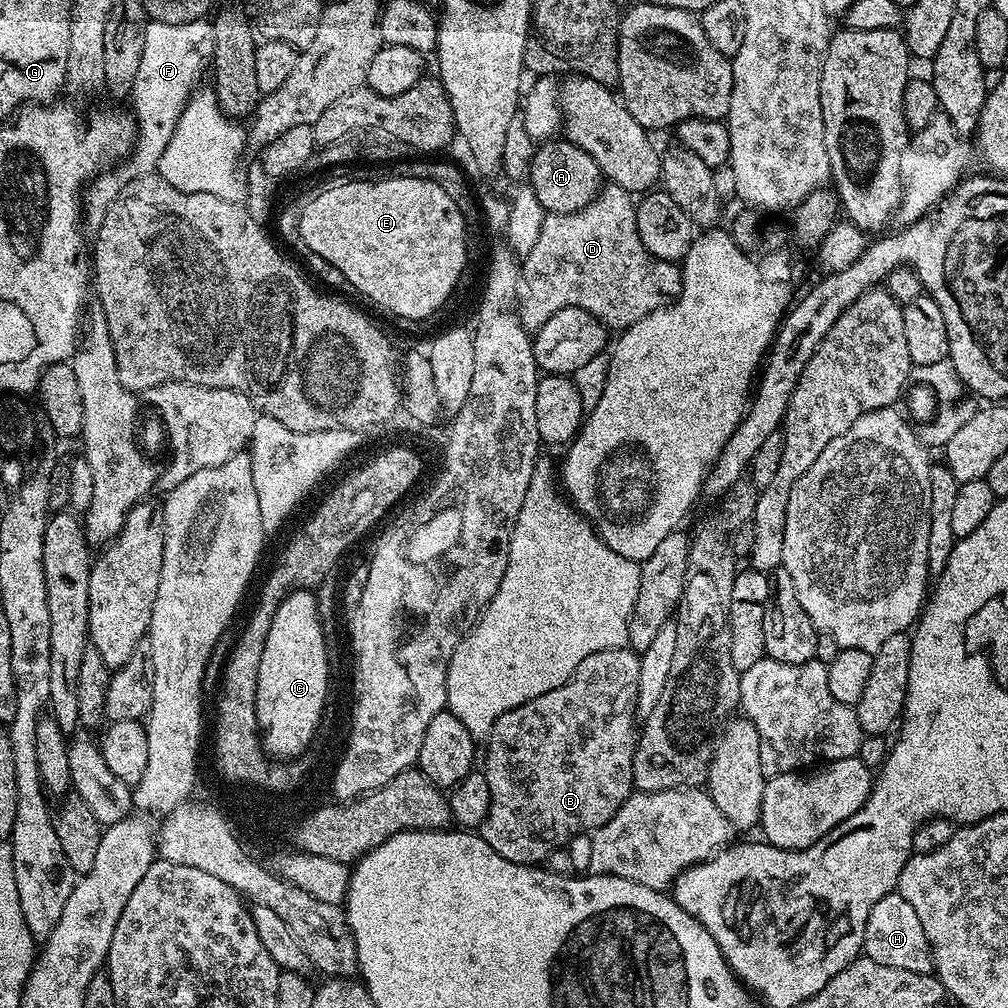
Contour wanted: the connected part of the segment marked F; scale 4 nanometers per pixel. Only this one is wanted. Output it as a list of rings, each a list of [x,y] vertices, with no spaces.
[[[207,19],[185,24],[154,20],[146,26],[142,59],[130,97],[130,111],[136,121],[136,143],[130,155],[117,163],[120,164],[117,168],[109,167],[101,171],[85,187],[82,193],[82,220],[89,233],[95,234],[100,229],[102,218],[106,218],[106,210],[110,210],[110,202],[118,198],[118,190],[122,190],[126,182],[139,176],[151,176],[159,169],[162,150],[166,150],[182,110],[201,83],[199,80],[209,71],[213,54],[214,30]]]

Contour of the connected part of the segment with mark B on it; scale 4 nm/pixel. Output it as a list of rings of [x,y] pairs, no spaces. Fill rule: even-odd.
[[[611,648],[610,650],[598,650],[598,654],[590,654],[578,662],[574,674],[562,686],[554,690],[546,690],[538,698],[518,706],[514,710],[506,710],[494,722],[494,726],[488,731],[486,743],[482,748],[483,774],[486,776],[487,785],[490,786],[490,806],[485,820],[478,828],[478,835],[502,858],[519,864],[539,865],[540,860],[547,858],[551,852],[562,849],[569,843],[572,837],[579,835],[582,830],[595,830],[601,828],[607,820],[614,818],[614,814],[626,802],[626,798],[632,795],[634,785],[632,782],[632,759],[636,753],[638,739],[638,717],[636,703],[638,702],[638,670],[640,669],[640,657],[631,648]]]

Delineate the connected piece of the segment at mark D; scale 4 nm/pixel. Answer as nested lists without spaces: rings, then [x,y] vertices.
[[[608,182],[582,210],[570,214],[545,215],[534,250],[523,257],[516,291],[516,310],[520,313],[524,328],[541,328],[550,322],[550,318],[554,318],[554,314],[558,314],[558,310],[581,308],[600,320],[605,328],[623,330],[646,318],[646,314],[654,314],[654,310],[666,308],[675,301],[682,290],[681,265],[654,258],[654,254],[642,246],[642,238],[638,238],[636,206],[633,193]]]

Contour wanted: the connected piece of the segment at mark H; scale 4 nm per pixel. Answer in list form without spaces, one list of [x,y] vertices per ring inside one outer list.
[[[893,890],[874,902],[874,910],[870,910],[870,918],[866,918],[862,952],[874,958],[874,962],[882,962],[882,966],[894,966],[894,970],[914,970],[914,974],[929,974],[933,971],[932,947],[926,942],[926,930],[922,930],[918,914],[914,914],[910,902],[902,898],[899,890]]]

